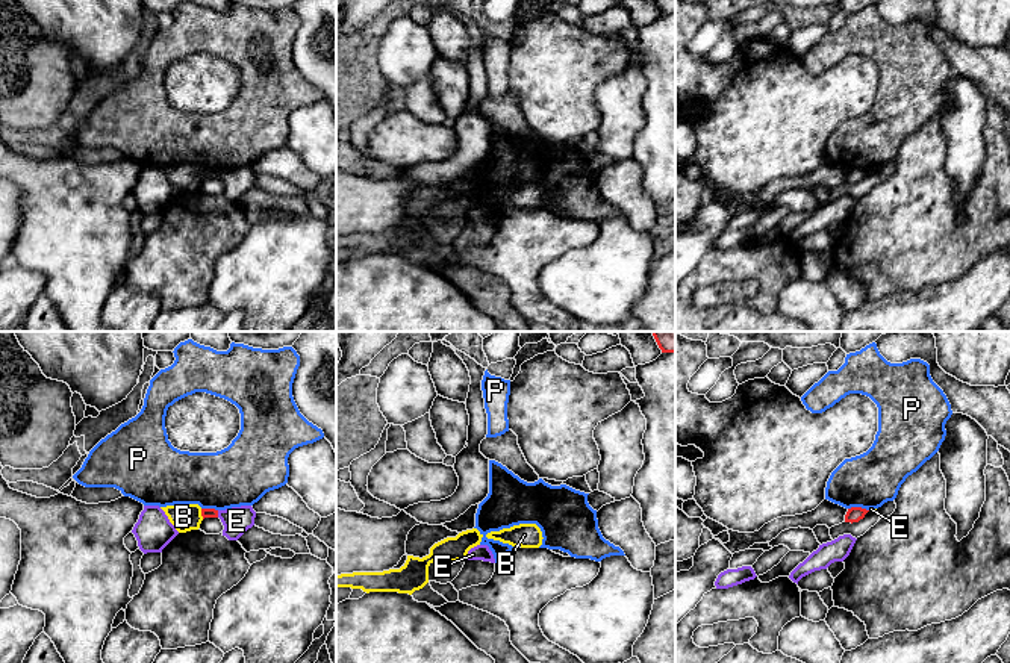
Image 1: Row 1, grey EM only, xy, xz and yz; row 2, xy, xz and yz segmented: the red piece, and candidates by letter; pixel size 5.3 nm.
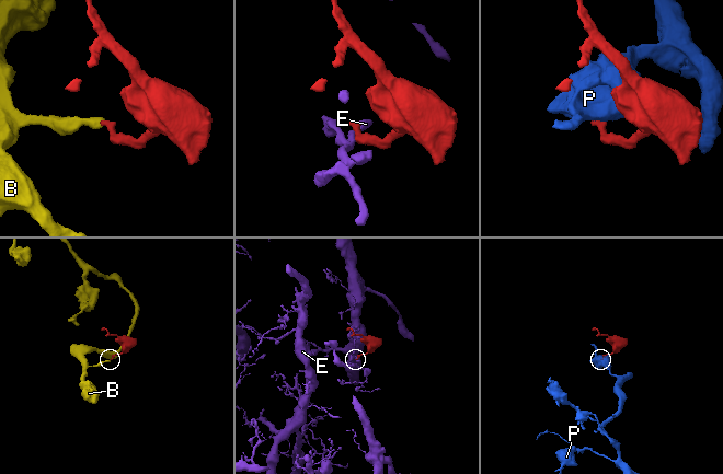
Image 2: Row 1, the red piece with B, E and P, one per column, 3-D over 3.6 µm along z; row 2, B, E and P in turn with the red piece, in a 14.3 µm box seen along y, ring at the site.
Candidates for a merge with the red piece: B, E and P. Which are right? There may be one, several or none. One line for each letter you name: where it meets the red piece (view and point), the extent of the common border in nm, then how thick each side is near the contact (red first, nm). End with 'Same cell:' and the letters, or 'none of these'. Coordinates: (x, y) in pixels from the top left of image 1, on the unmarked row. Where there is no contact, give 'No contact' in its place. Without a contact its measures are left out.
Same cell: none of these

